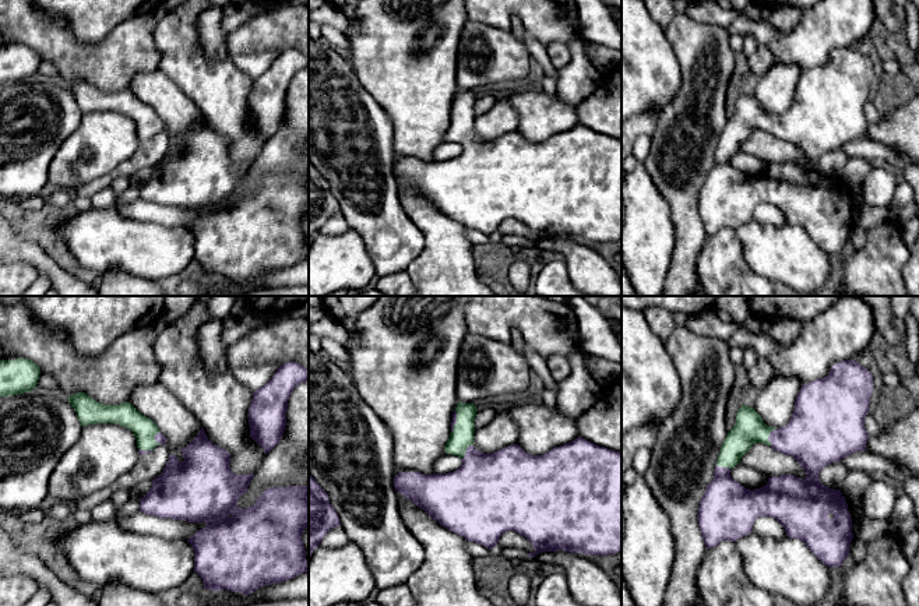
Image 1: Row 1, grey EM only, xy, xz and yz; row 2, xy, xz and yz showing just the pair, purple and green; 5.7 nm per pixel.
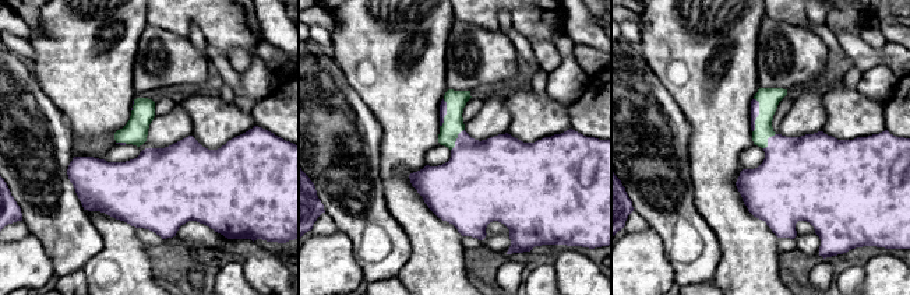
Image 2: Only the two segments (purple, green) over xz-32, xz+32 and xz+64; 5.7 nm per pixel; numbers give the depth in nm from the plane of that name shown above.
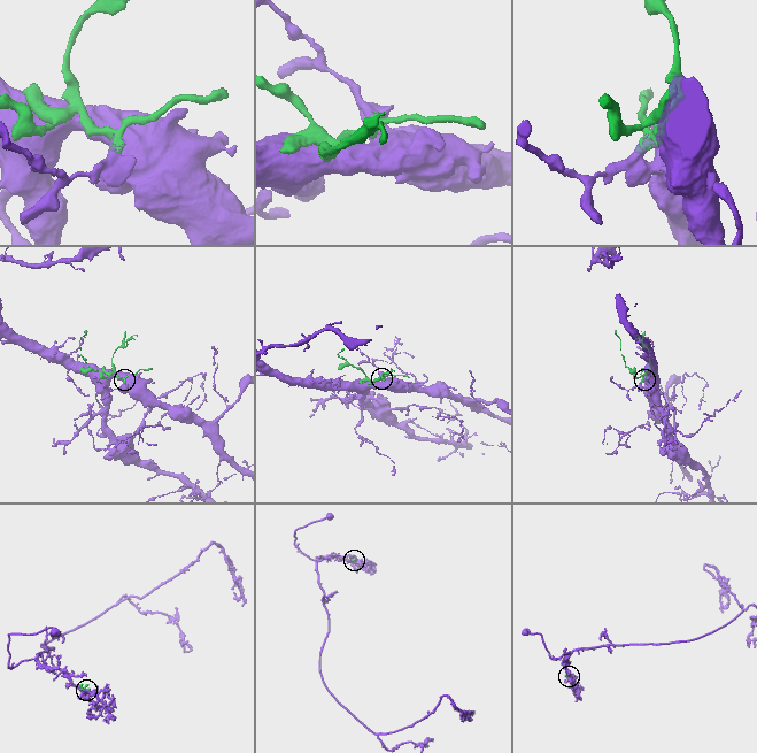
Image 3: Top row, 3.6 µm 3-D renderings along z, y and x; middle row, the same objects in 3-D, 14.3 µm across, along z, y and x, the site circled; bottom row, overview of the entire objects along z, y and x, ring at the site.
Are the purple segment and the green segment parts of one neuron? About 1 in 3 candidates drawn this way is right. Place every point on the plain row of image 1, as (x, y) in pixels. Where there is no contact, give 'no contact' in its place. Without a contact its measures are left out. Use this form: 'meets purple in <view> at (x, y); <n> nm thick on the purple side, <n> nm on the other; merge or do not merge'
meets purple in yz at (768, 123); 320 nm thick on the purple side, 170 nm on the other; merge

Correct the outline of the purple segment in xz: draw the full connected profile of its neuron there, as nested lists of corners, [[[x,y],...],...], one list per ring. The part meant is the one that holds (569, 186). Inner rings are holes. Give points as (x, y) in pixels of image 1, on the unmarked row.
[[[458,89],[453,101],[451,120],[444,137],[446,141],[458,142],[462,147],[457,158],[430,162],[399,159],[394,165],[395,177],[425,197],[446,216],[489,237],[497,233],[504,219],[514,218],[532,230],[535,239],[527,240],[528,244],[557,237],[598,243],[622,239],[622,140],[578,124],[542,142],[531,142],[518,131],[493,141],[483,141],[473,133],[476,99],[473,89]]]

